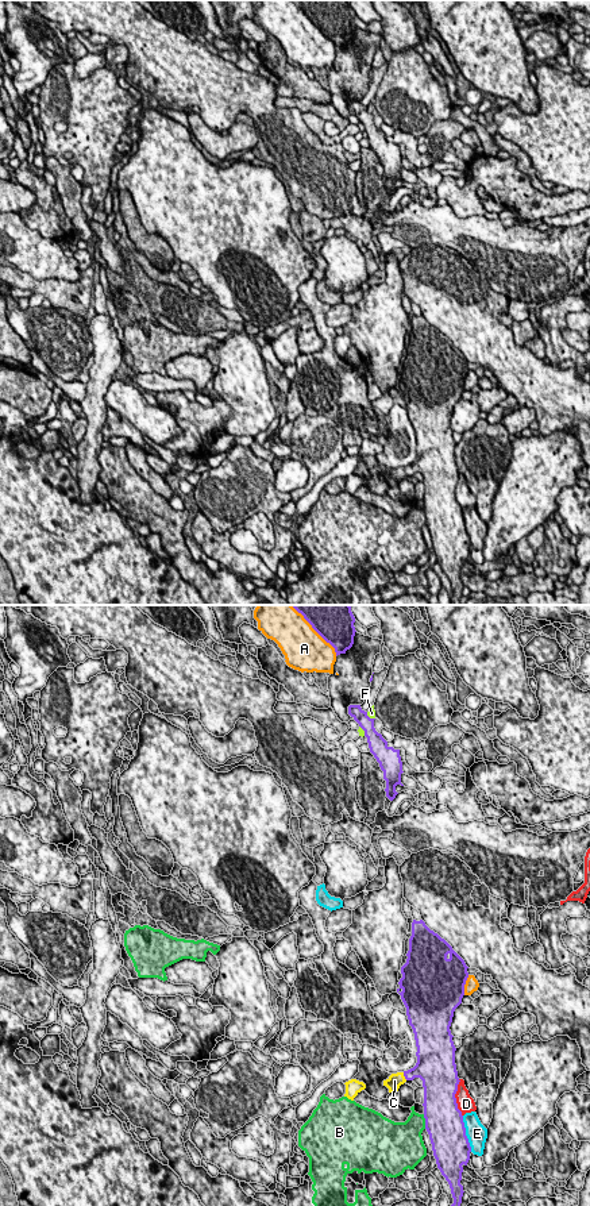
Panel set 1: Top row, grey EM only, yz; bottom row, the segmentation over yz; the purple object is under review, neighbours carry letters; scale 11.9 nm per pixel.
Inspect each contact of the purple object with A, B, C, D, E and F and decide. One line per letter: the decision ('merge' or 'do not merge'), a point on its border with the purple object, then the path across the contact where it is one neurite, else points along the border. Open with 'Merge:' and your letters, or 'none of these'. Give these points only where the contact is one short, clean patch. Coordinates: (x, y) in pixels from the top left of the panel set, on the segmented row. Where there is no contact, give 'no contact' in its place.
Merge: C
A: do not merge; contact yz (315, 630)
B: do not merge; contact yz (425, 1121)
C: merge; contact yz (404, 1075); way yz (424, 1070), (404, 1075), (394, 1081)
D: do not merge; contact yz (455, 1098)
E: do not merge; contact yz (465, 1133)
F: do not merge; contact yz (369, 717); border yz (366, 712), (374, 719)

